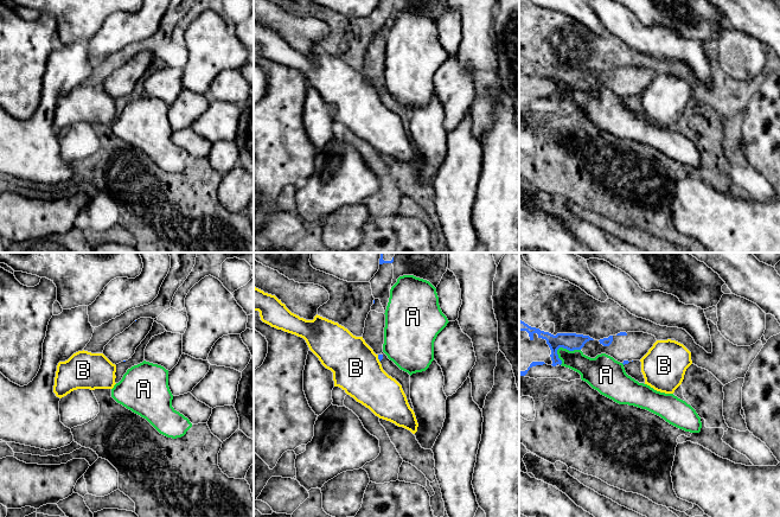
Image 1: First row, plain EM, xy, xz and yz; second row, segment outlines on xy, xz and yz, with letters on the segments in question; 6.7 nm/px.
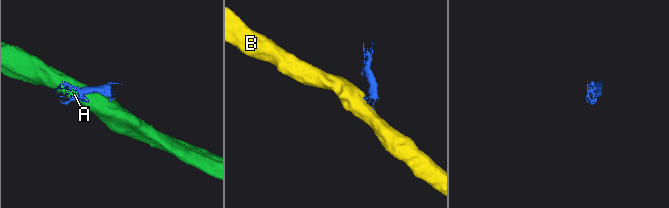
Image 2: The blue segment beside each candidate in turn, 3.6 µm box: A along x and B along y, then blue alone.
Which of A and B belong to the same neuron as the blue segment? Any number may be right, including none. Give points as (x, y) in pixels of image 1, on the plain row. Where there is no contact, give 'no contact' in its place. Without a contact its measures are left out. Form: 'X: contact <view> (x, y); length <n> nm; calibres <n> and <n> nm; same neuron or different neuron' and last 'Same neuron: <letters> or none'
A: contact yz (561, 81); length 180 nm; calibres 120 and 150 nm; different neuron
B: contact xz (378, 93); length 60 nm; calibres 30 and 320 nm; different neuron
Same neuron: none

